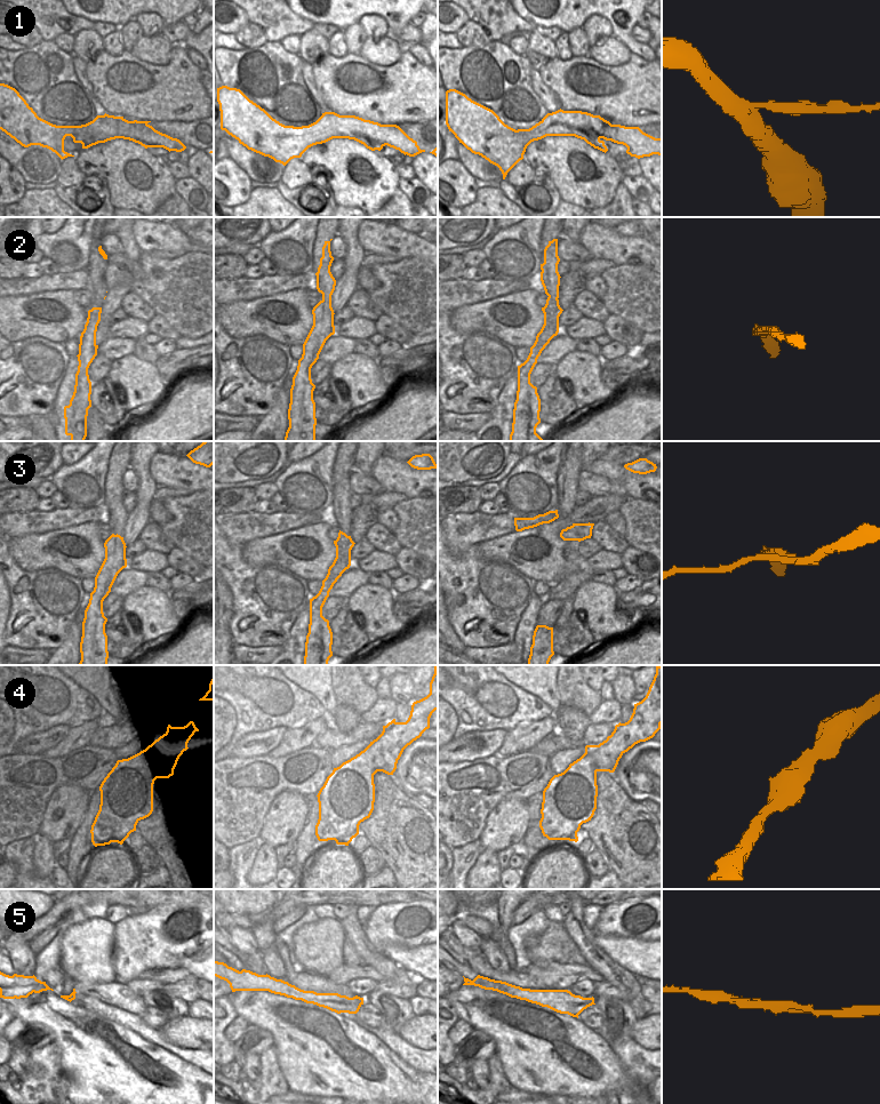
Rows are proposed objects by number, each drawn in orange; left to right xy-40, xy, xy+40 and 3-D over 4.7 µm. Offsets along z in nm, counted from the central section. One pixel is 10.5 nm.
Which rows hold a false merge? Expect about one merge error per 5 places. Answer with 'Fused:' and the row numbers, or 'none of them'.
Fused: 3

